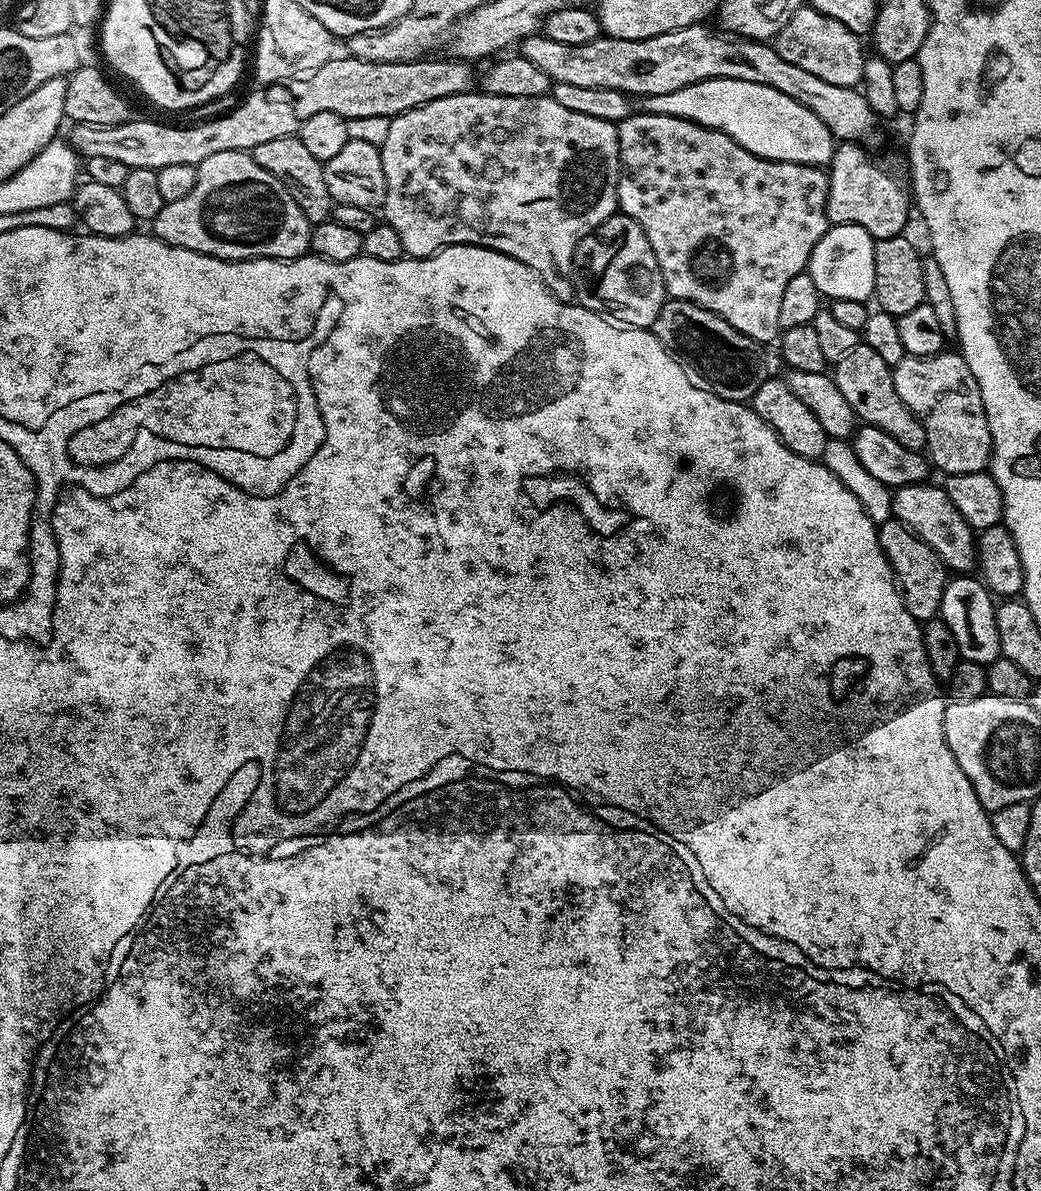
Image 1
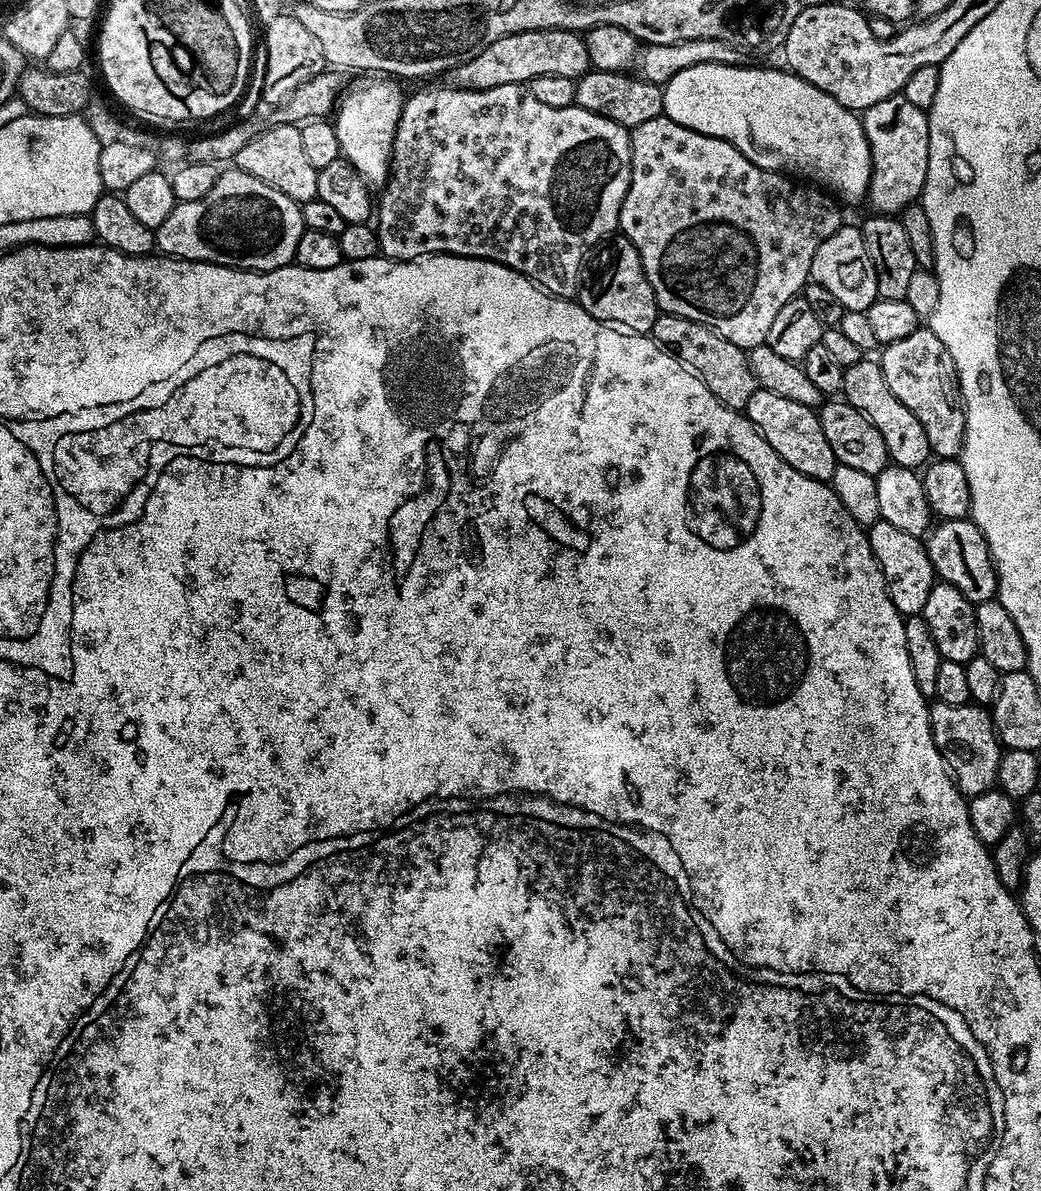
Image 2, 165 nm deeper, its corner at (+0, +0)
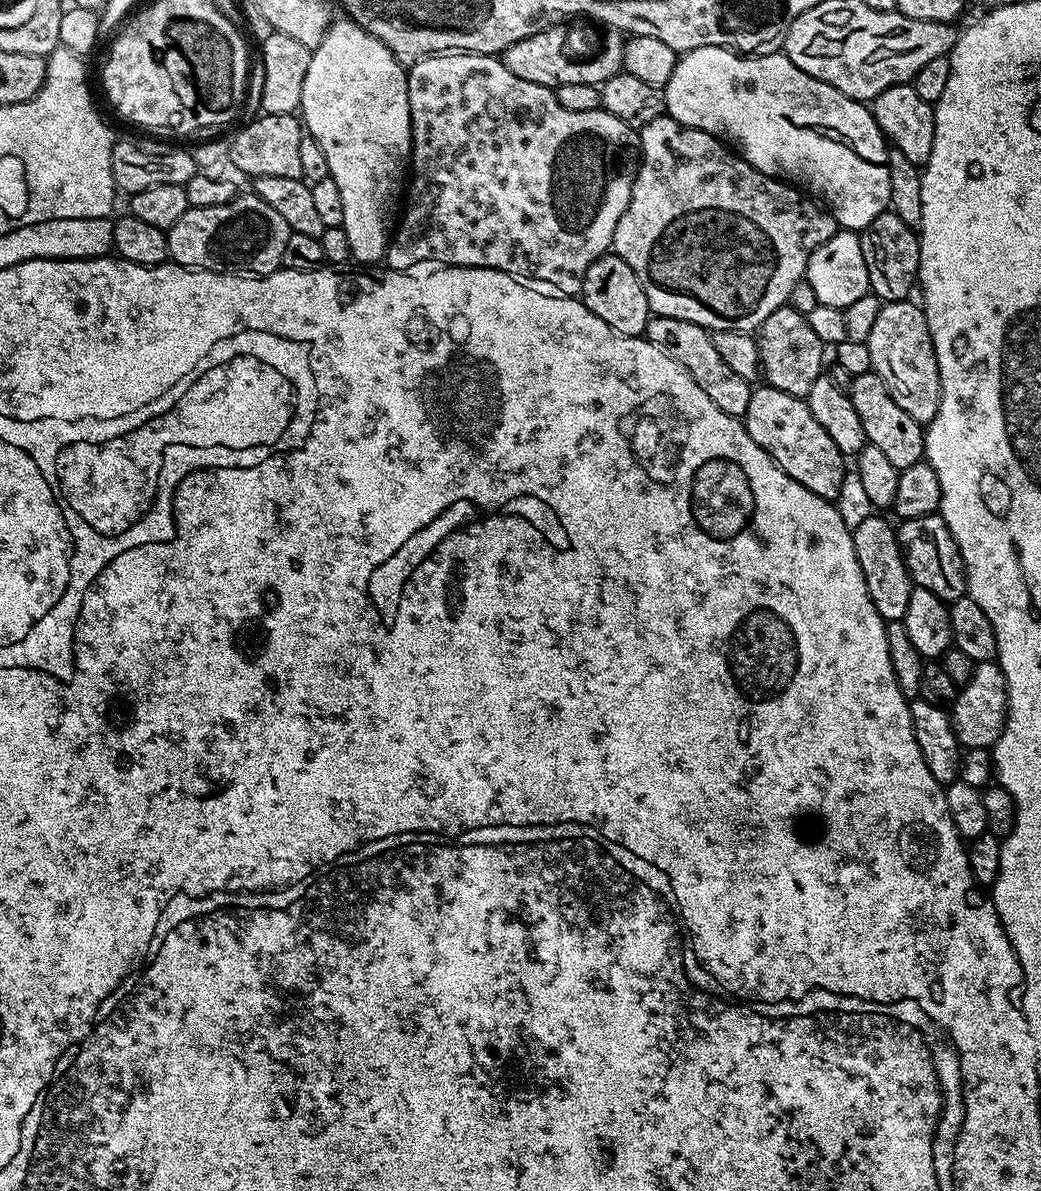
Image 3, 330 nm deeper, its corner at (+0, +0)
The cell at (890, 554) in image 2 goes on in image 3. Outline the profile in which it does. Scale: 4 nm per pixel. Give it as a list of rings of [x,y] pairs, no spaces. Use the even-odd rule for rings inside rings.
[[[883,515],[860,516],[860,521],[856,528],[851,529],[852,541],[854,542],[854,554],[858,554],[858,566],[862,566],[862,578],[866,578],[866,590],[874,602],[874,610],[885,622],[890,620],[903,620],[906,614],[906,605],[910,602],[910,594],[913,590],[912,576],[908,572],[908,567],[904,561],[904,556],[900,553],[900,543],[896,537],[896,528],[888,520],[883,520]]]

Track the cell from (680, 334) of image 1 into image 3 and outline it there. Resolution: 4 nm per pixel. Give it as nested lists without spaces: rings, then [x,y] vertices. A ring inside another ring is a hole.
[[[653,315],[648,321],[644,336],[654,346],[658,346],[658,350],[662,350],[662,354],[674,358],[674,362],[678,362],[684,367],[690,374],[690,378],[694,378],[694,382],[698,382],[698,386],[702,386],[706,398],[710,398],[710,402],[714,402],[714,406],[718,406],[718,410],[722,410],[722,414],[730,414],[737,418],[744,417],[750,406],[750,398],[754,391],[753,385],[746,378],[741,378],[718,355],[718,350],[715,349],[712,342],[712,332],[709,329],[698,326],[694,322]]]

